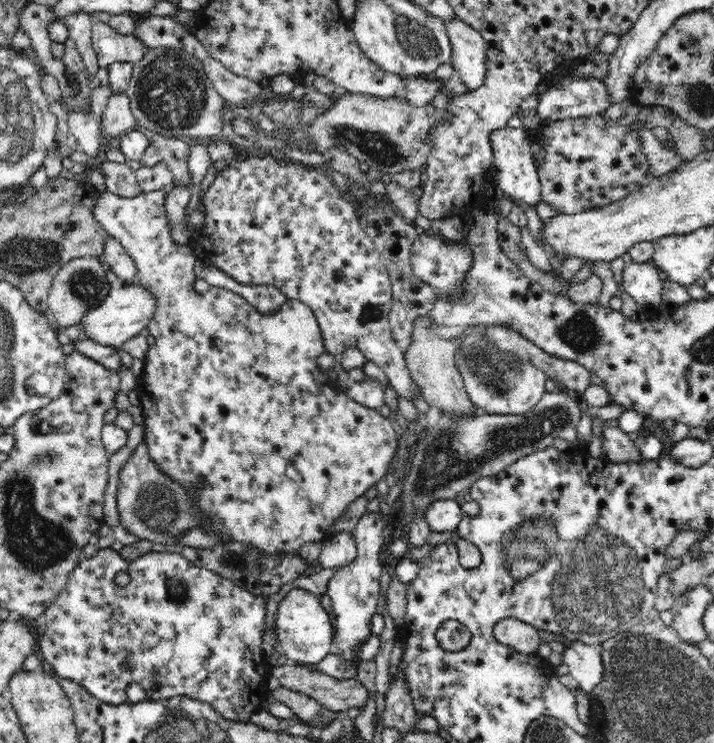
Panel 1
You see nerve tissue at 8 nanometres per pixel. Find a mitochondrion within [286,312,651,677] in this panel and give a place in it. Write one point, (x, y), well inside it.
(444, 459)

